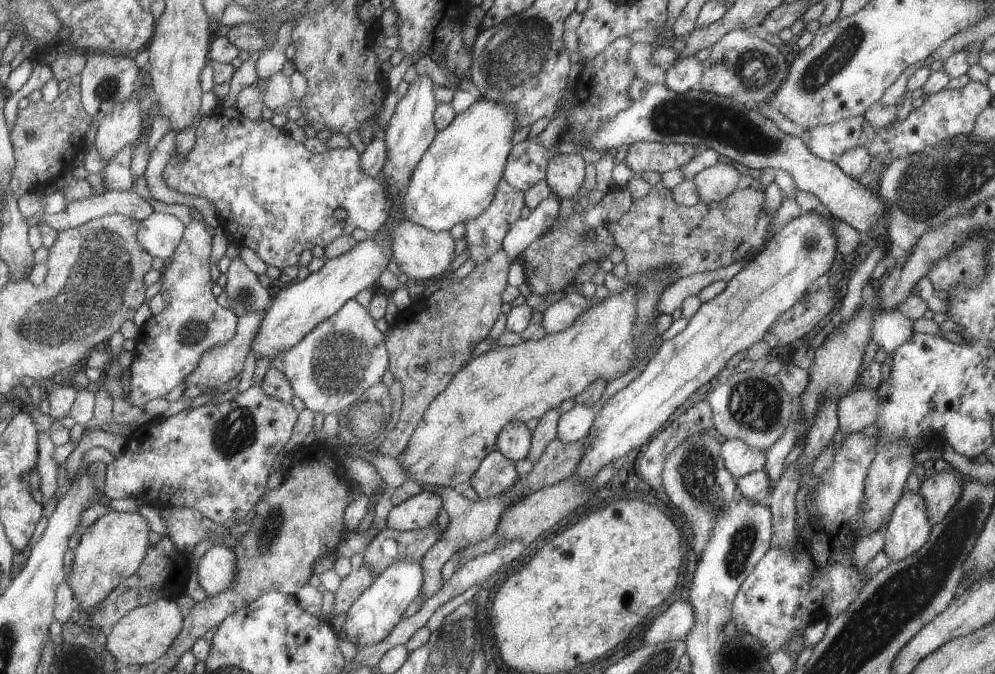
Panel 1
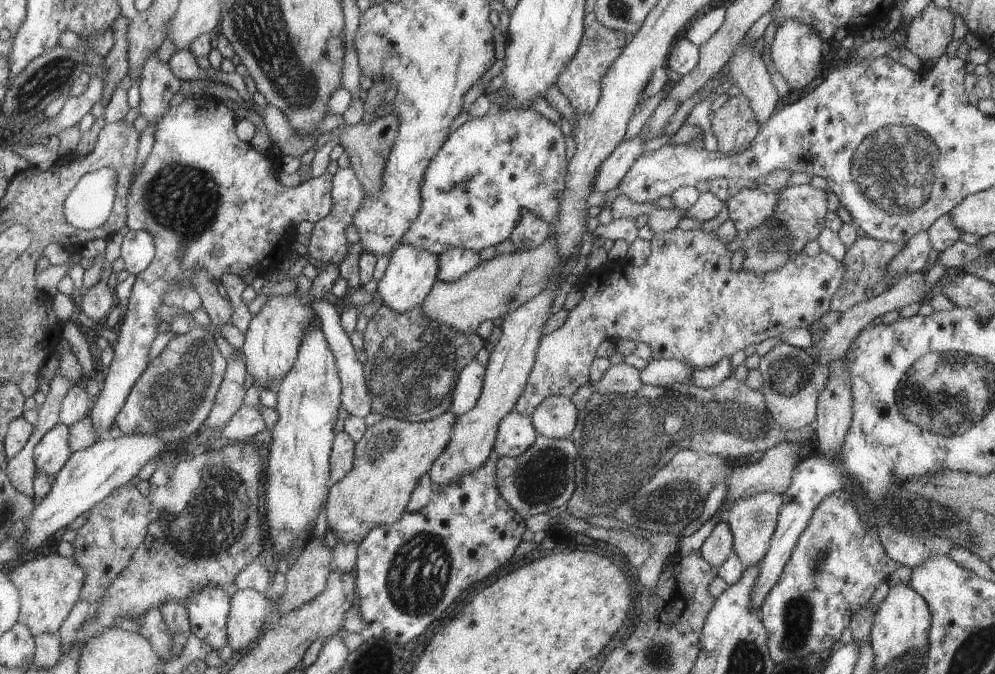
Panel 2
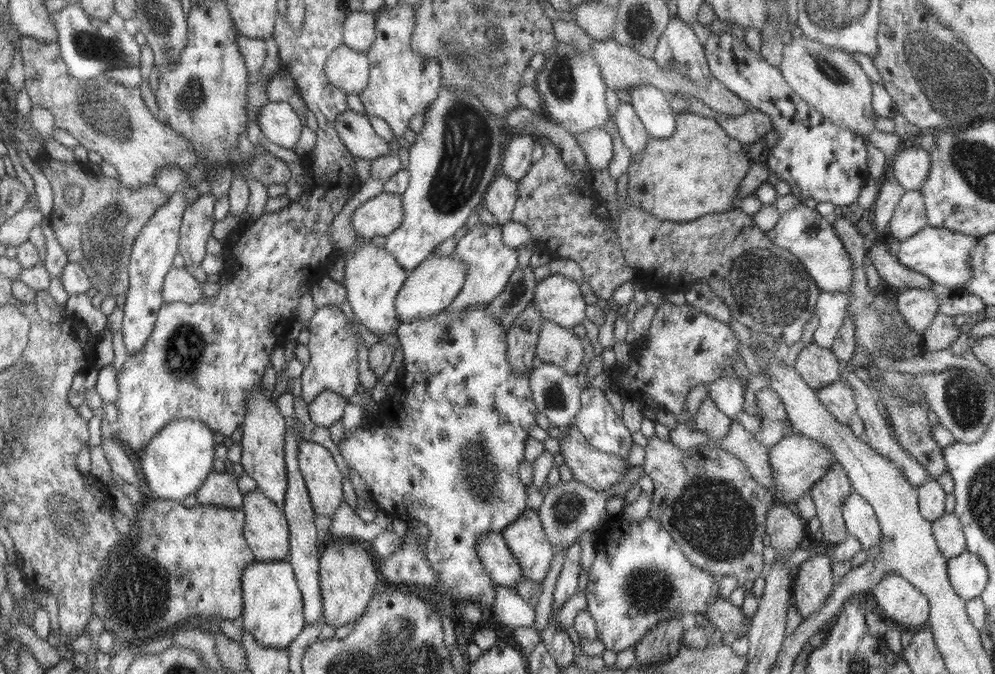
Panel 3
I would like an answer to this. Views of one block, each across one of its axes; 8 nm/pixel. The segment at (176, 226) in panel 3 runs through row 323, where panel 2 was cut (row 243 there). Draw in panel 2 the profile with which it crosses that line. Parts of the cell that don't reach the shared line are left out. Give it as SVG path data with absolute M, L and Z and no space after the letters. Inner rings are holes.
M144 231L129 232L124 236L120 258L129 274L140 274L155 258L155 237Z

